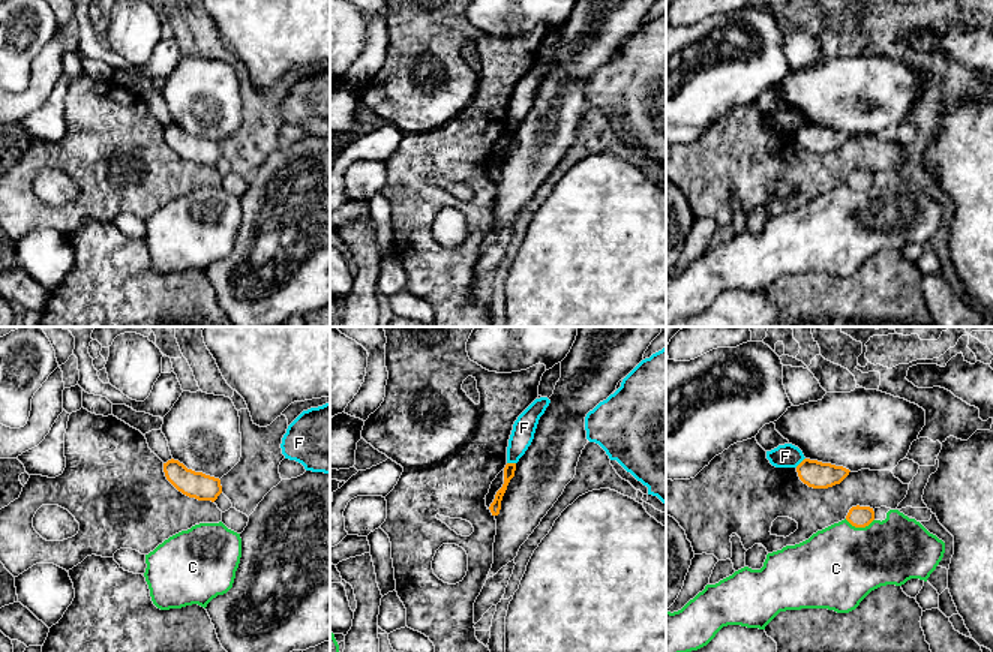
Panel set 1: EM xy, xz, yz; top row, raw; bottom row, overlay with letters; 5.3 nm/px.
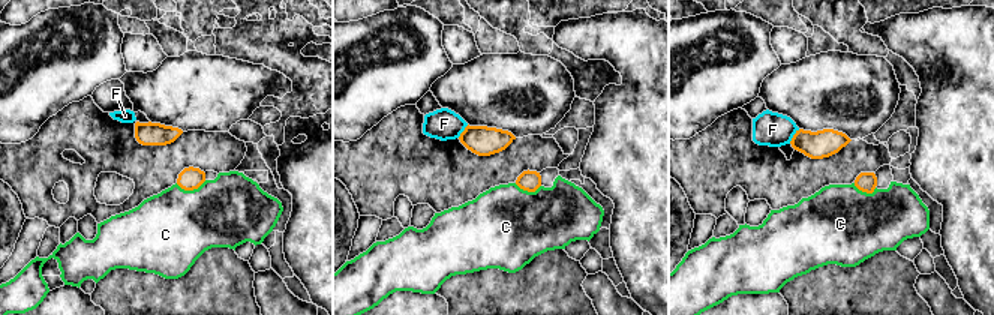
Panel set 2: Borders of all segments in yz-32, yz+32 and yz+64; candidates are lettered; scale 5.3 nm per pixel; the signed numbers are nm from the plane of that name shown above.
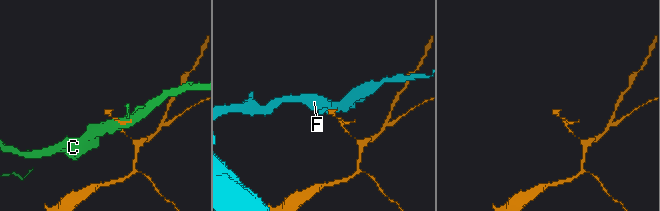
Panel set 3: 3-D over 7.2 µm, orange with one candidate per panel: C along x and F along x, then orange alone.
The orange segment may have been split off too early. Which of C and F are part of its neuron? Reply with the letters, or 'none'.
none

